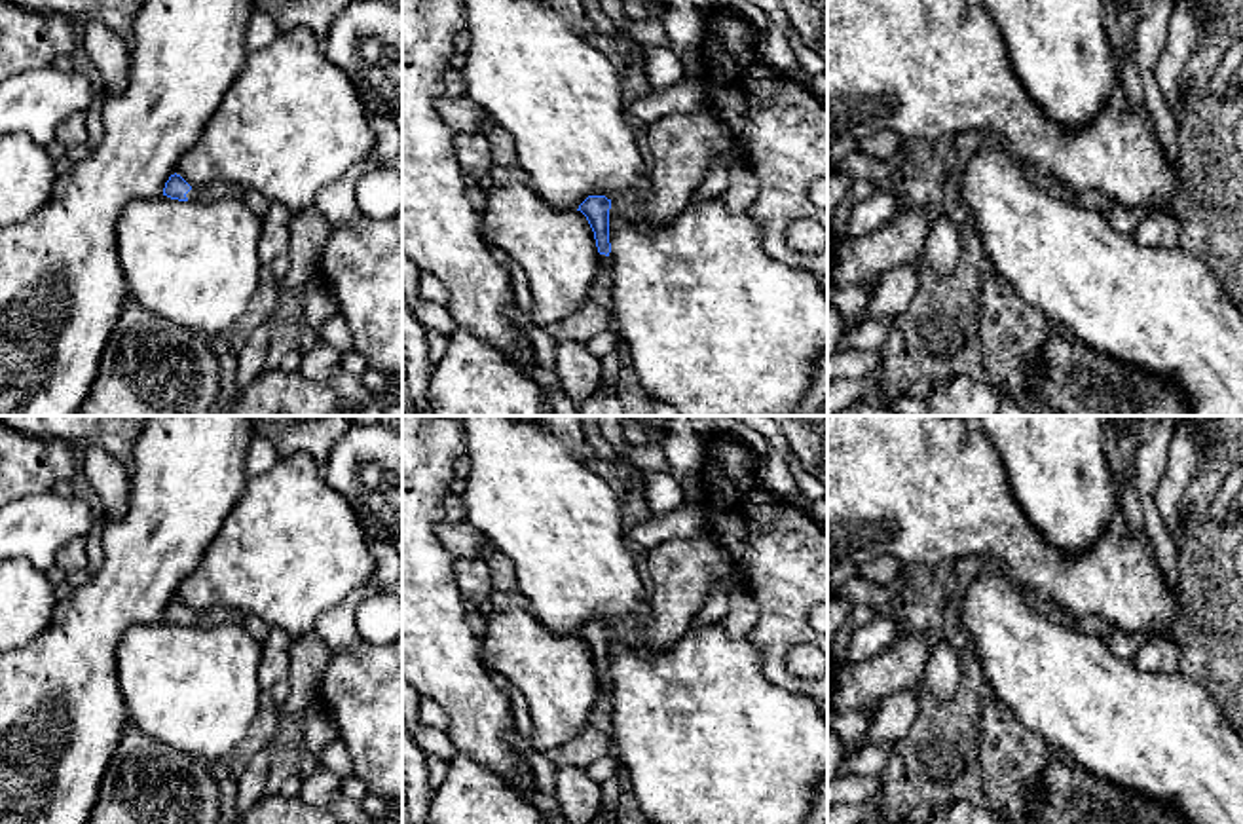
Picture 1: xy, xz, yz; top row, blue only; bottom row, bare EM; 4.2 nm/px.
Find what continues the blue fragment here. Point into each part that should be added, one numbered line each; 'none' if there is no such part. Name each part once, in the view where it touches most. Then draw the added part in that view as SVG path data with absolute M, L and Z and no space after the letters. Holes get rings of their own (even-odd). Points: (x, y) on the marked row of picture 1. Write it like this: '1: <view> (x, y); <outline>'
1: xy (219, 190); M216 182L209 188L192 188L186 197L192 199L205 199L205 201L218 201L224 197L243 197L247 194L245 186L233 184L233 182Z

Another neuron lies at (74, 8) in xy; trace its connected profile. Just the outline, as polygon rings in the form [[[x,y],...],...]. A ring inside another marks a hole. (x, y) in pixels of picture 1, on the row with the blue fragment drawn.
[[[6,0],[8,4],[51,15],[87,19],[99,0]]]

